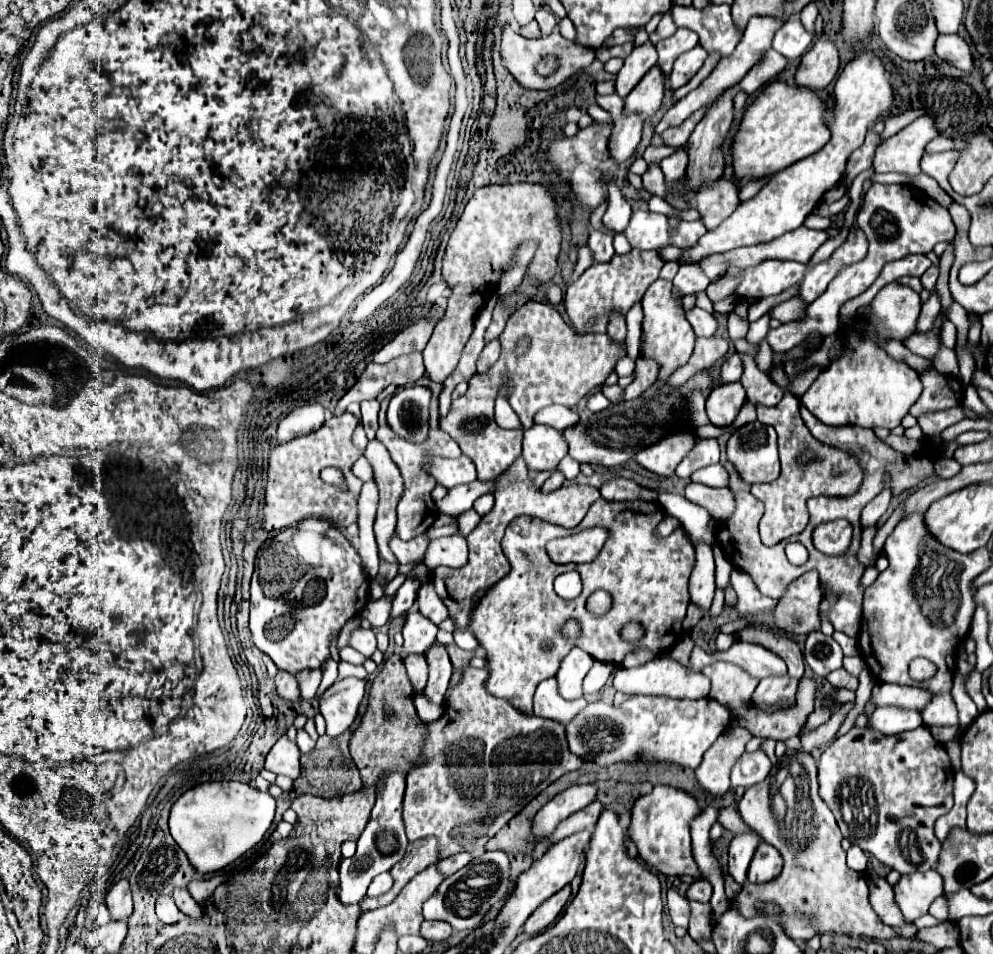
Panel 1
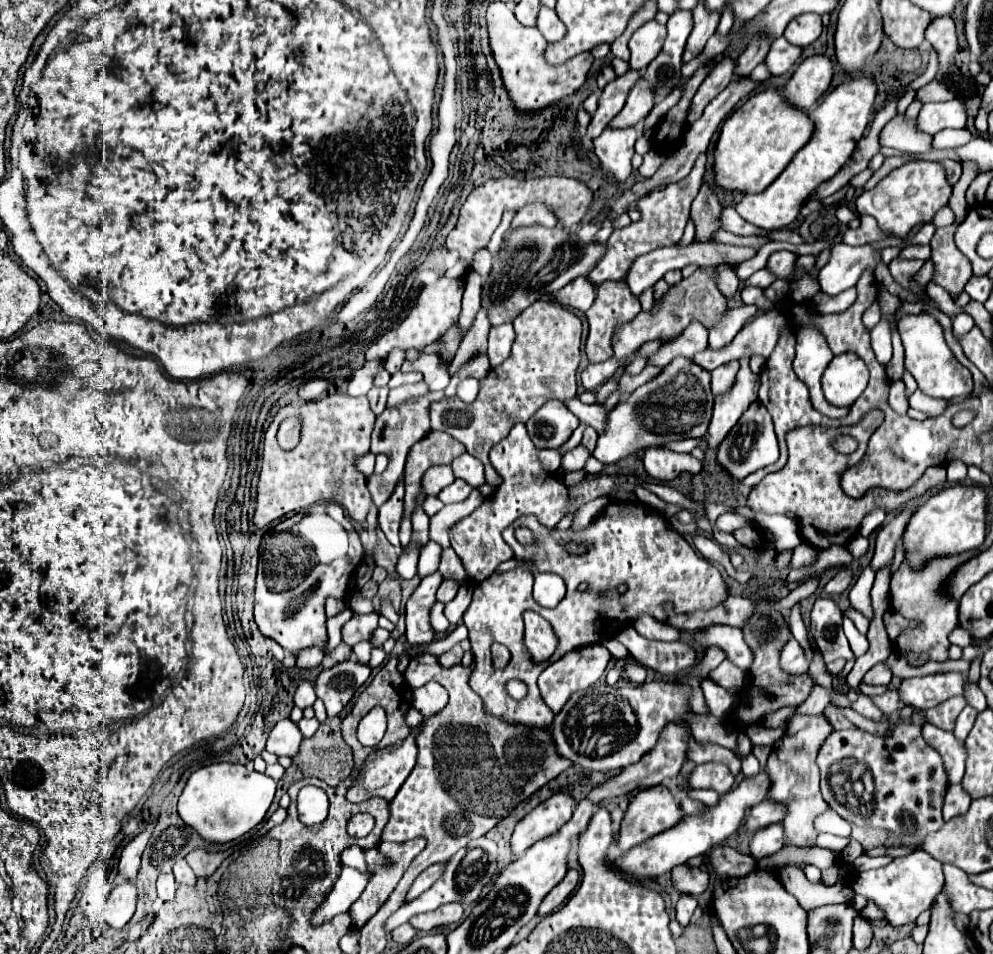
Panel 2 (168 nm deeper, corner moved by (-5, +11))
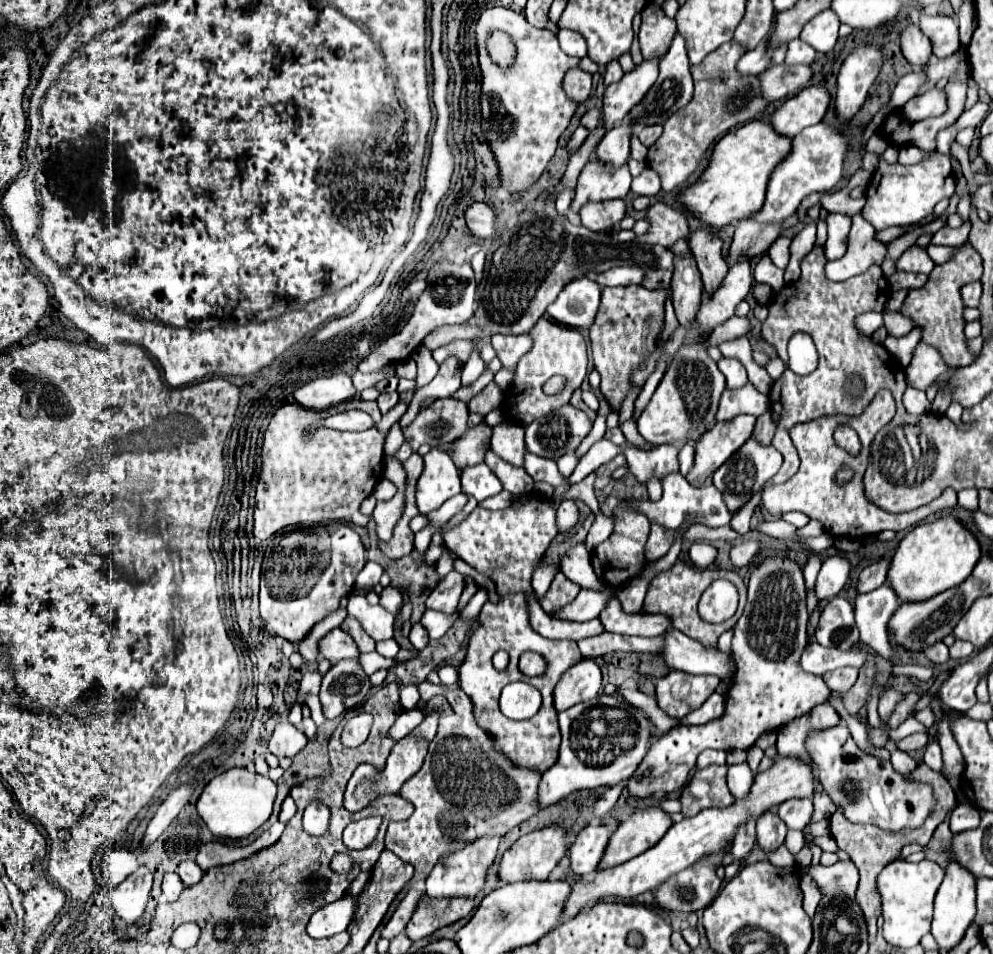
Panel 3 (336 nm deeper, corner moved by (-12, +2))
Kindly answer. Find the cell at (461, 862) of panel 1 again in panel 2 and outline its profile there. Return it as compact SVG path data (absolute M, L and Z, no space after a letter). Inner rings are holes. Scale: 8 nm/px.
M435 863L435 865L427 867L427 869L413 881L413 885L411 885L409 893L407 893L407 901L415 899L415 897L419 897L423 891L427 891L427 889L443 875L443 869L445 869L445 863Z

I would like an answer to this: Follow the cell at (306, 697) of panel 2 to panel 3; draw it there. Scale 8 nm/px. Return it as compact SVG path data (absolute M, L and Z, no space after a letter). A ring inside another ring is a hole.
M306 672L304 678L302 678L302 682L300 682L302 696L306 696L306 694L318 694L320 692L320 680L322 680L320 672Z

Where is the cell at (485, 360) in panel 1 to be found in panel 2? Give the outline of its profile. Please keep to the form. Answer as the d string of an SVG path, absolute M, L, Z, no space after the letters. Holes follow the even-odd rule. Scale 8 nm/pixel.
M503 323L499 327L491 327L491 333L489 333L489 349L487 349L491 367L501 365L509 357L513 339L515 339L515 331L513 331L513 325L511 323Z

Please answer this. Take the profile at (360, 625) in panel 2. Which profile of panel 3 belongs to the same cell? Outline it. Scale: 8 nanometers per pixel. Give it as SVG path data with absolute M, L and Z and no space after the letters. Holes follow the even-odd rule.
M340 628L330 630L320 640L320 658L326 658L330 662L338 662L342 658L354 658L354 656L358 656L356 642Z

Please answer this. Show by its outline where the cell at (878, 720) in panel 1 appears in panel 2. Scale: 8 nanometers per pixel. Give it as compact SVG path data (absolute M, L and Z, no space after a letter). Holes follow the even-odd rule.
M937 673L927 677L903 679L897 687L899 699L917 709L931 709L943 703L949 697L963 693L963 675L961 673Z

